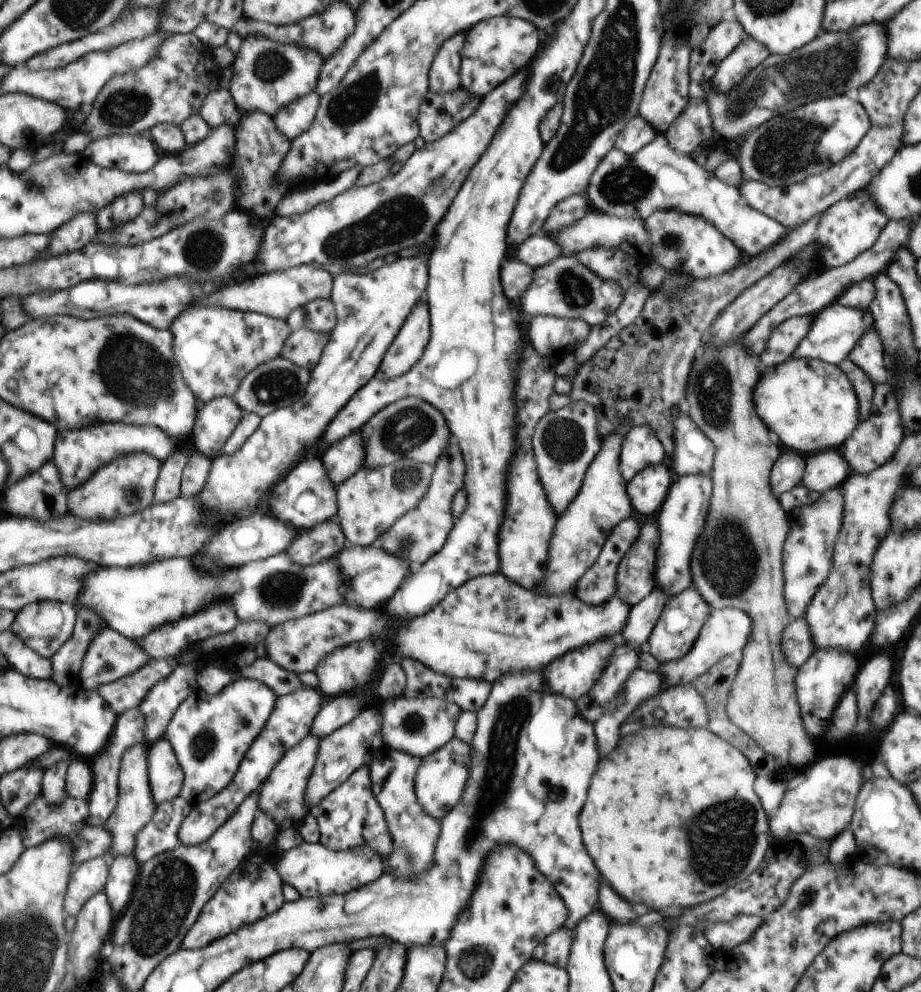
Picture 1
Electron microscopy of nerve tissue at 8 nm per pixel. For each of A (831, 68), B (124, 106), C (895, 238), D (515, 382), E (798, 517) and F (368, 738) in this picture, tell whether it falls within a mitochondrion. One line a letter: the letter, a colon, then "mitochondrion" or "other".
A: mitochondrion
B: mitochondrion
C: other
D: other
E: mitochondrion
F: other

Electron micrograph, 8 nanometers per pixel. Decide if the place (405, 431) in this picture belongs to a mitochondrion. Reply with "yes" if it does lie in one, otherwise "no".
yes

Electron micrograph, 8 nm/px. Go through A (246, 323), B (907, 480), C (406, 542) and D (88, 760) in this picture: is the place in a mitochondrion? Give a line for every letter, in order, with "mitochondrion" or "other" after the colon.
A: other
B: other
C: mitochondrion
D: other

